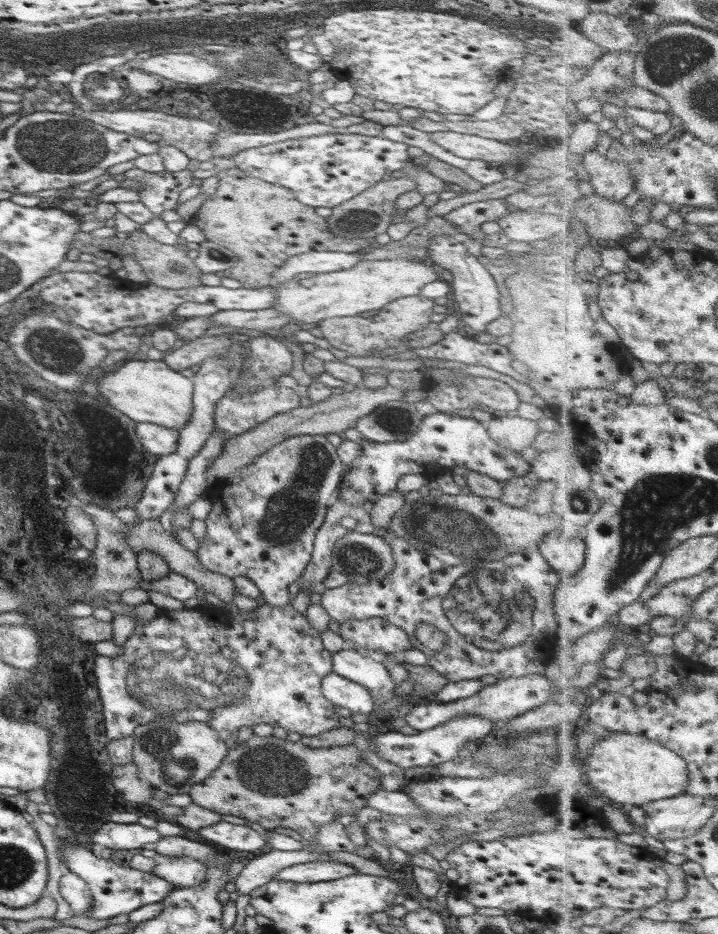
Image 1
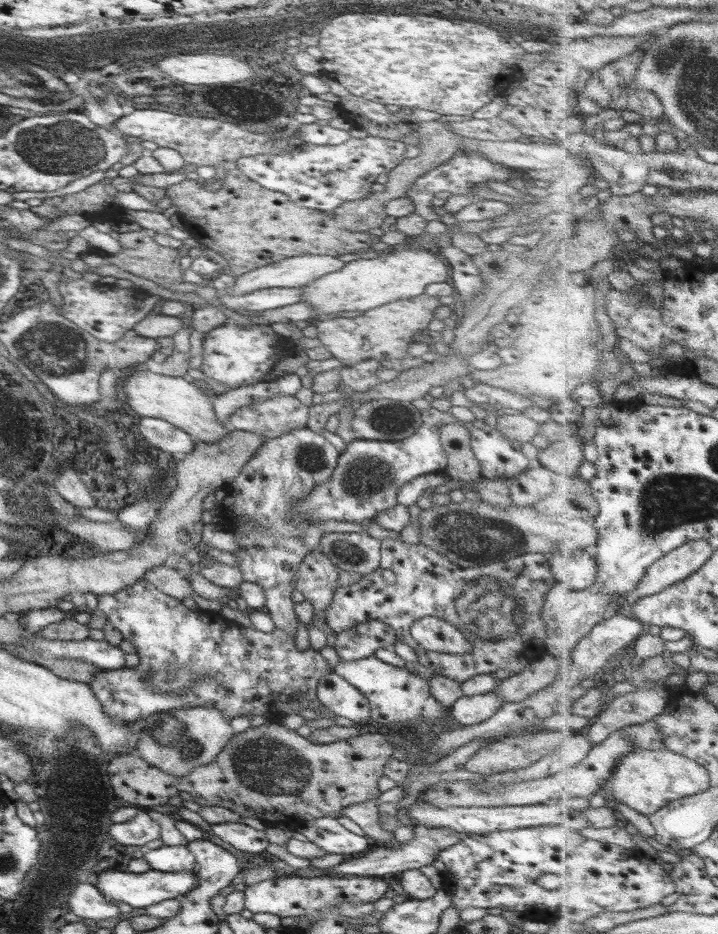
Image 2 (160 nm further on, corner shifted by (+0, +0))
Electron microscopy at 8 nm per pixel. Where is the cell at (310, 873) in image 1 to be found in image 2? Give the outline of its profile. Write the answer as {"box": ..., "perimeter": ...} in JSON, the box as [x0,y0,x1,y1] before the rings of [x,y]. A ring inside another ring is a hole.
{"box":[321,825,463,877],"perimeter":[[[425,825],[413,826],[413,837],[407,843],[397,847],[374,847],[368,853],[357,858],[345,857],[337,866],[321,870],[322,877],[329,877],[329,874],[351,875],[352,877],[385,877],[386,874],[403,873],[405,870],[419,869],[433,862],[433,854],[447,848],[463,837],[462,833],[455,832],[450,828],[428,827]]]}

